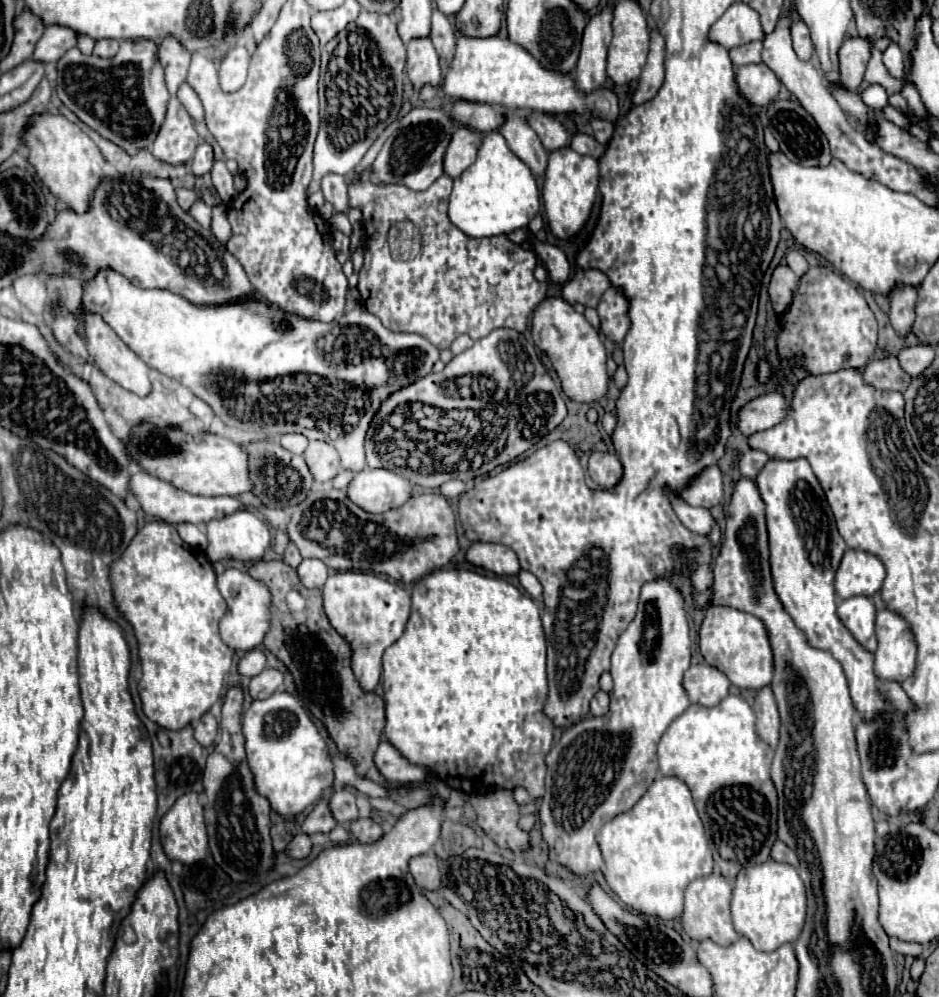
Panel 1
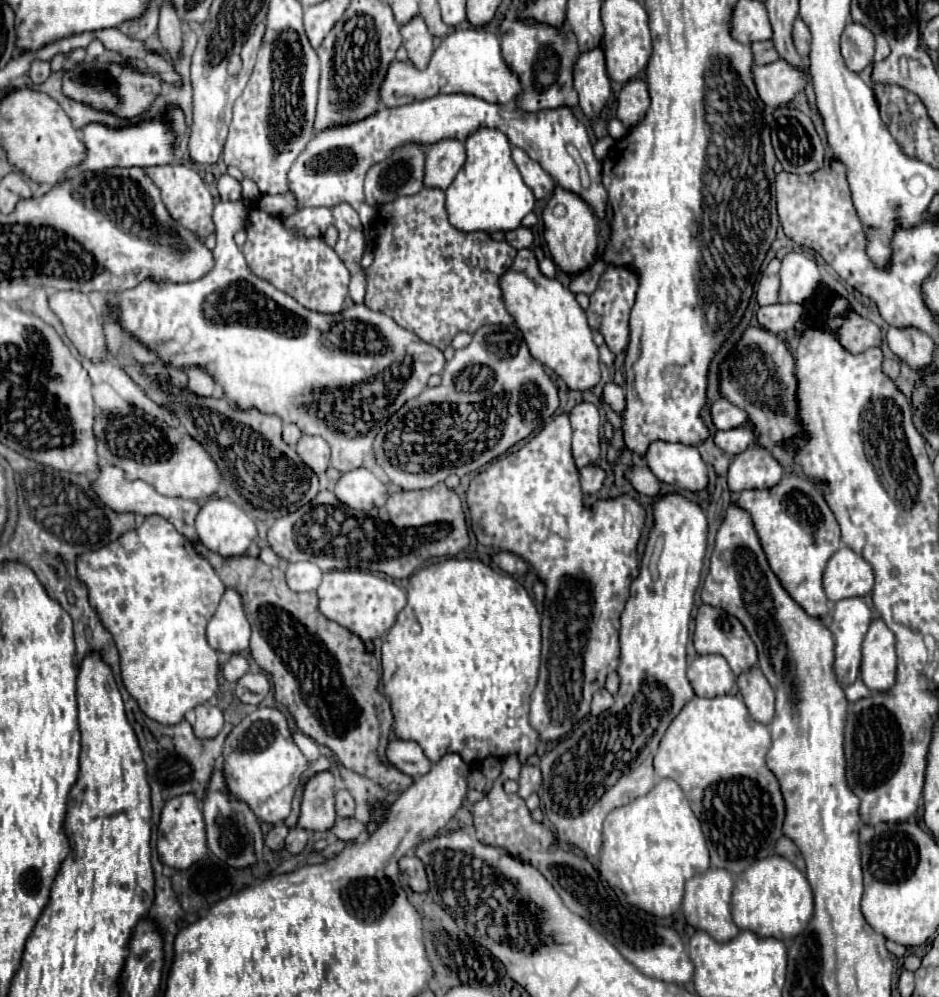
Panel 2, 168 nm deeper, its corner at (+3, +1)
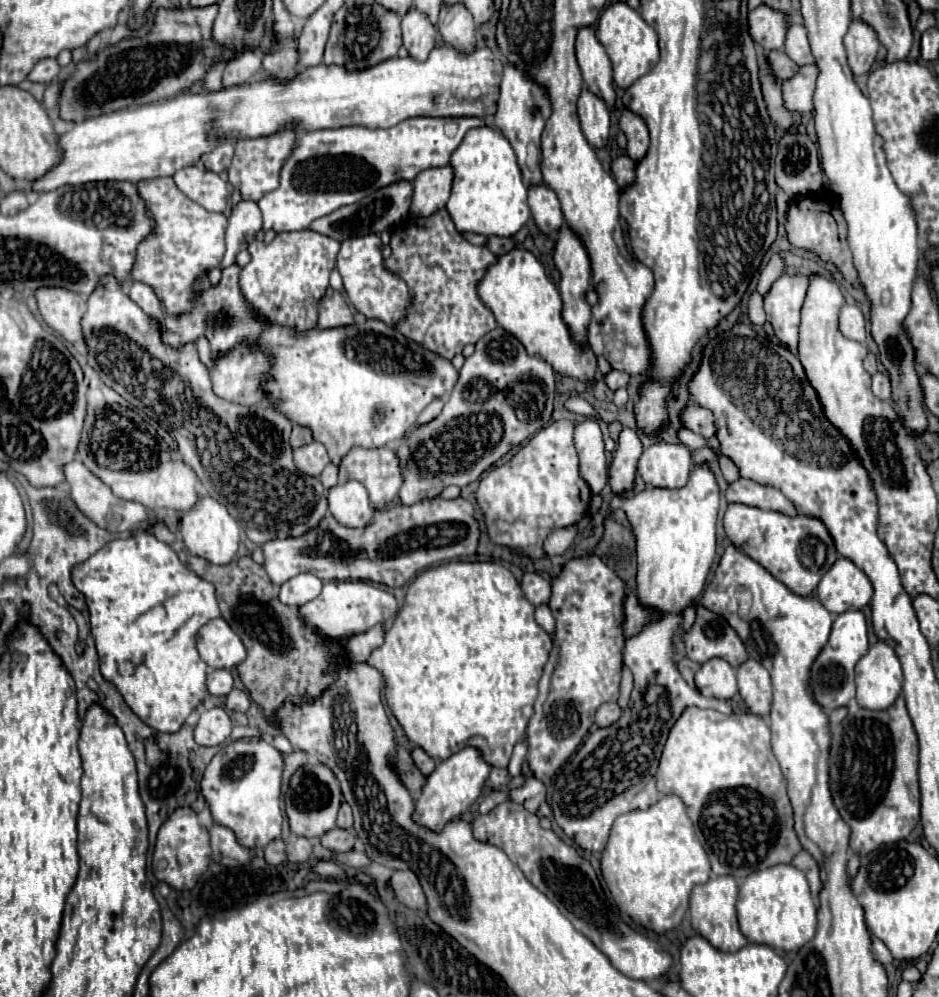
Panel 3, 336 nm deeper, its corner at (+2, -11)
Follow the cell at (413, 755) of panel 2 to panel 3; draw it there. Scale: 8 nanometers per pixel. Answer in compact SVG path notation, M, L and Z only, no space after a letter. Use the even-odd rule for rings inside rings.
M413 748L411 758L413 758L415 766L421 770L421 774L423 774L425 778L433 772L433 768L435 768L435 760L433 760L431 756L427 756L427 754L425 754L425 750L421 750L421 748Z

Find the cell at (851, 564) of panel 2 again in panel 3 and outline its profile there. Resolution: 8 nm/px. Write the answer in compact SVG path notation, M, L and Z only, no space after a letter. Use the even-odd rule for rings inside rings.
M839 558L817 586L819 602L833 614L851 608L863 608L873 598L873 586L867 574L849 558Z

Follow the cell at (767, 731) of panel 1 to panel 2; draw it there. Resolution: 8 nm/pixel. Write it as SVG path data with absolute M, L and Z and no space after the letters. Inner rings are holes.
M756 666L756 668L750 668L748 672L742 672L736 678L736 684L742 692L742 698L750 716L756 722L770 724L774 716L774 690L768 684L762 670Z

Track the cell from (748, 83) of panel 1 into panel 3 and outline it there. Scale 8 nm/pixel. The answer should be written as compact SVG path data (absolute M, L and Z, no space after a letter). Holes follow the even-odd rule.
M807 64L793 78L781 82L783 106L789 112L799 112L799 114L811 114L813 112L815 78L817 78L817 66Z

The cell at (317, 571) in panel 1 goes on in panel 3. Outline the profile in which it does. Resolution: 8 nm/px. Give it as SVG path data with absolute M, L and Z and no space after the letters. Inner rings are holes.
M297 574L281 586L281 602L291 606L303 606L321 594L321 580L313 574Z

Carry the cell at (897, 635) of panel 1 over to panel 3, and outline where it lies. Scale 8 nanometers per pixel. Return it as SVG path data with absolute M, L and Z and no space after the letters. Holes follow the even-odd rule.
M877 640L855 666L857 702L869 710L889 708L901 694L903 672L895 650Z

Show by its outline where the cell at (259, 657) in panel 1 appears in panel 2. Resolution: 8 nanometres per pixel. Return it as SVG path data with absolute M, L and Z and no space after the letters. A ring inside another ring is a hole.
M240 654L230 656L228 662L222 666L222 674L228 682L236 682L242 674L246 674L246 670L248 670L248 662Z

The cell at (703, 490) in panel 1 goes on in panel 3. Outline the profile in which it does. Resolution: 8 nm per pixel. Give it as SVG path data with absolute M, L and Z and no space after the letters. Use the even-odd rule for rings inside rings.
M655 442L639 460L639 476L647 486L655 488L683 488L691 470L691 452L683 444Z

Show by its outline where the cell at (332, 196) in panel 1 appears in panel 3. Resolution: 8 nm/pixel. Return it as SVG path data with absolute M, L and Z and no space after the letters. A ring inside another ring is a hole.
M377 234L355 236L341 242L341 250L337 254L337 270L343 276L343 288L347 300L361 312L365 318L377 318L385 324L395 324L399 318L405 316L405 308L409 304L407 286L401 278L393 276L383 268L381 256L381 240Z

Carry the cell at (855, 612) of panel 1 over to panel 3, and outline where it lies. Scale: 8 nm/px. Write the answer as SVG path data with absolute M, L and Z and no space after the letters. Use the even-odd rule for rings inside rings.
M849 610L835 618L833 630L829 636L829 644L823 648L821 656L813 662L811 668L811 688L817 696L817 702L825 708L825 712L833 712L839 706L847 706L847 702L855 696L855 664L867 652L867 620L861 610Z

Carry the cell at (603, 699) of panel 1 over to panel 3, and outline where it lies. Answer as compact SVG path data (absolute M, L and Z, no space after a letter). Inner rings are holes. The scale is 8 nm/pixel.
M611 702L611 704L601 704L599 710L597 710L597 714L595 714L595 724L603 728L603 726L609 726L609 724L617 722L619 716L621 716L619 704L615 704L615 702Z

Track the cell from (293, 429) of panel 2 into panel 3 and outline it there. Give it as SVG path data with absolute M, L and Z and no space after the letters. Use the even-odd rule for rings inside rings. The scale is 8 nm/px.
M293 426L293 432L291 432L291 448L299 448L299 446L305 446L309 444L313 438L311 438L311 432L307 428L301 428L301 426Z

